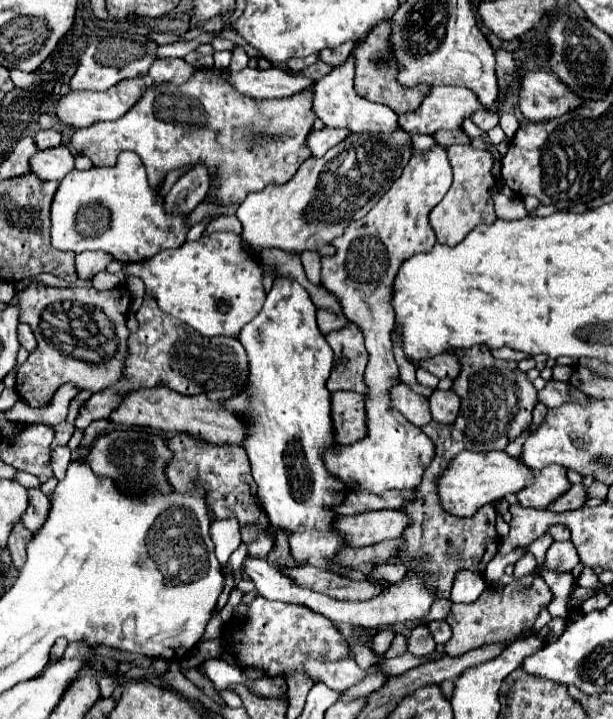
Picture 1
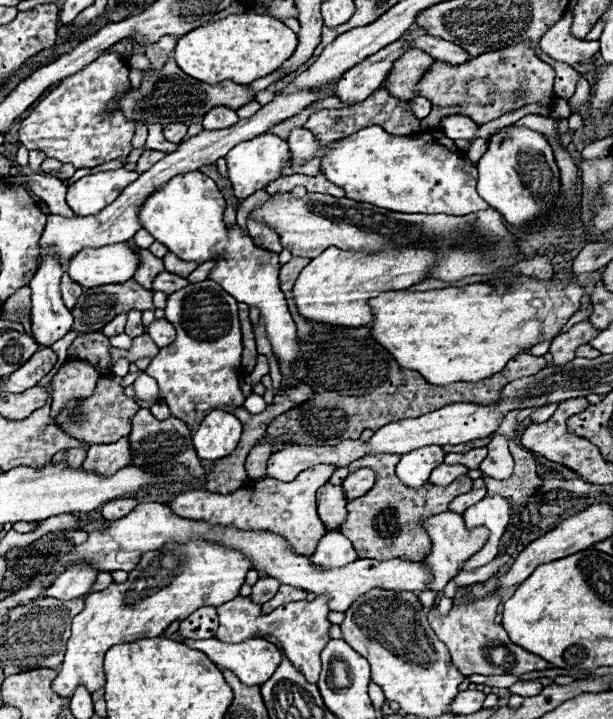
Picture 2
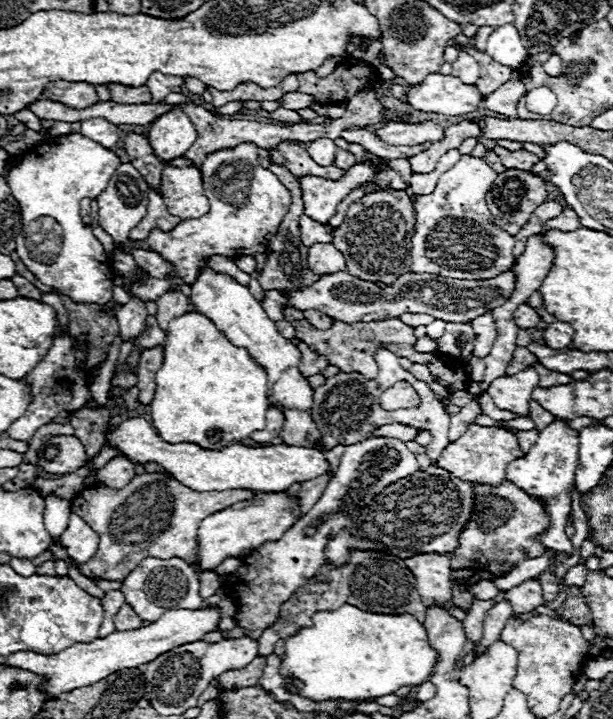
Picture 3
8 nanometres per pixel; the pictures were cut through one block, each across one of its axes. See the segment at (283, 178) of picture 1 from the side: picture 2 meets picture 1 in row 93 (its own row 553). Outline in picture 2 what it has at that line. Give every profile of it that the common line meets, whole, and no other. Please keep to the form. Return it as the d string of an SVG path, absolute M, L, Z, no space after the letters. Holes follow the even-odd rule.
M320 464L316 468L308 468L296 476L296 480L282 482L266 478L262 482L254 482L246 488L238 488L230 494L214 494L208 490L188 490L176 496L176 500L168 502L174 514L190 520L206 520L214 524L234 524L242 530L272 530L282 534L294 552L302 556L310 556L316 550L318 540L326 534L322 520L316 514L316 488L326 484L334 474L335 466ZM192 540L188 544L166 542L158 552L146 552L124 584L110 584L106 590L92 592L84 600L84 610L72 620L72 634L52 690L60 698L70 698L78 686L96 692L104 686L104 654L124 642L156 638L176 620L188 618L202 606L218 606L240 594L252 562L236 550Z

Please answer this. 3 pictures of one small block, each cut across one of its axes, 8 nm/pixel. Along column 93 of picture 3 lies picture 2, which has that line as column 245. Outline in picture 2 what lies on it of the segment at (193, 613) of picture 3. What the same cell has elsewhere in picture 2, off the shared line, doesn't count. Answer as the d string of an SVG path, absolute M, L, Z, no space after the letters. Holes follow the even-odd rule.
M184 638L184 644L194 648L194 650L200 650L204 652L214 664L234 672L240 682L248 684L248 686L260 686L264 684L274 672L276 668L280 666L282 662L282 652L278 650L276 644L264 640L264 638L252 638L252 640L246 640L246 642L240 642L240 644L226 644L226 642L220 642L216 638L208 638L208 640L192 640L192 638Z

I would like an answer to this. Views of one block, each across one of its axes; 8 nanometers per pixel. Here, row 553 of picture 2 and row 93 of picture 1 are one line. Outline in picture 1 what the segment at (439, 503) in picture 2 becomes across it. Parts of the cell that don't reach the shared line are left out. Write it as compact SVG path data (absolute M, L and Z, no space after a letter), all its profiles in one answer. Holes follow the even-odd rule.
M380 22L380 26L376 26L376 30L370 32L370 36L354 50L354 60L356 60L356 76L354 76L354 88L356 94L360 94L362 98L370 100L370 102L380 102L390 106L396 114L410 114L416 112L416 108L420 108L424 96L428 96L430 86L418 84L416 88L404 88L400 86L400 82L396 80L396 64L392 64L392 22Z

